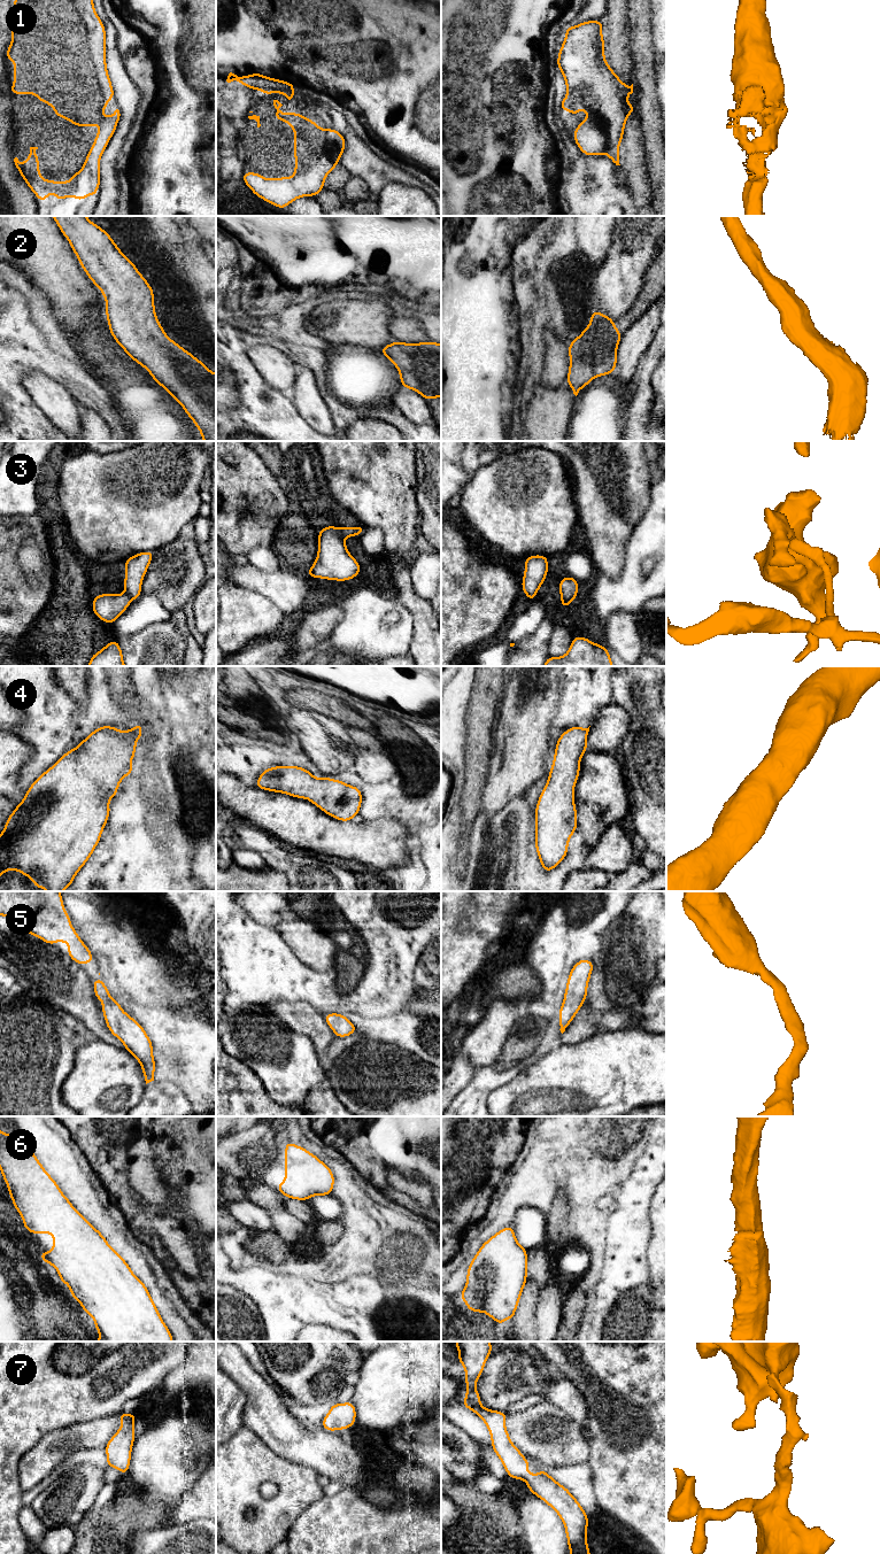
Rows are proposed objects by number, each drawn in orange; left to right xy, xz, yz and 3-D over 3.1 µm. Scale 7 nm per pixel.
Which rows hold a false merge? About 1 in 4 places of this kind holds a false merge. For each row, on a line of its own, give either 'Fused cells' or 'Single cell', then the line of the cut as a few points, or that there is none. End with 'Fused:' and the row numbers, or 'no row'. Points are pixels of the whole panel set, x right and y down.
1: Single cell. No split
2: Single cell. No split
3: Fused cells. Split along xy (125, 592), (131, 600)
4: Single cell. No split
5: Single cell. No split
6: Single cell. No split
7: Single cell. No split
Fused: 3

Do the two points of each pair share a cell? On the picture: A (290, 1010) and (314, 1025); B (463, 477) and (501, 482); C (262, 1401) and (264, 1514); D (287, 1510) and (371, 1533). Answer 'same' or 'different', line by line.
A: same
B: different
C: different
D: different

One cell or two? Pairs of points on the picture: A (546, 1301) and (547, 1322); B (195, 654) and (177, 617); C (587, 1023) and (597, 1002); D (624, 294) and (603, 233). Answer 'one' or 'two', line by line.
A: one
B: one
C: two
D: two

